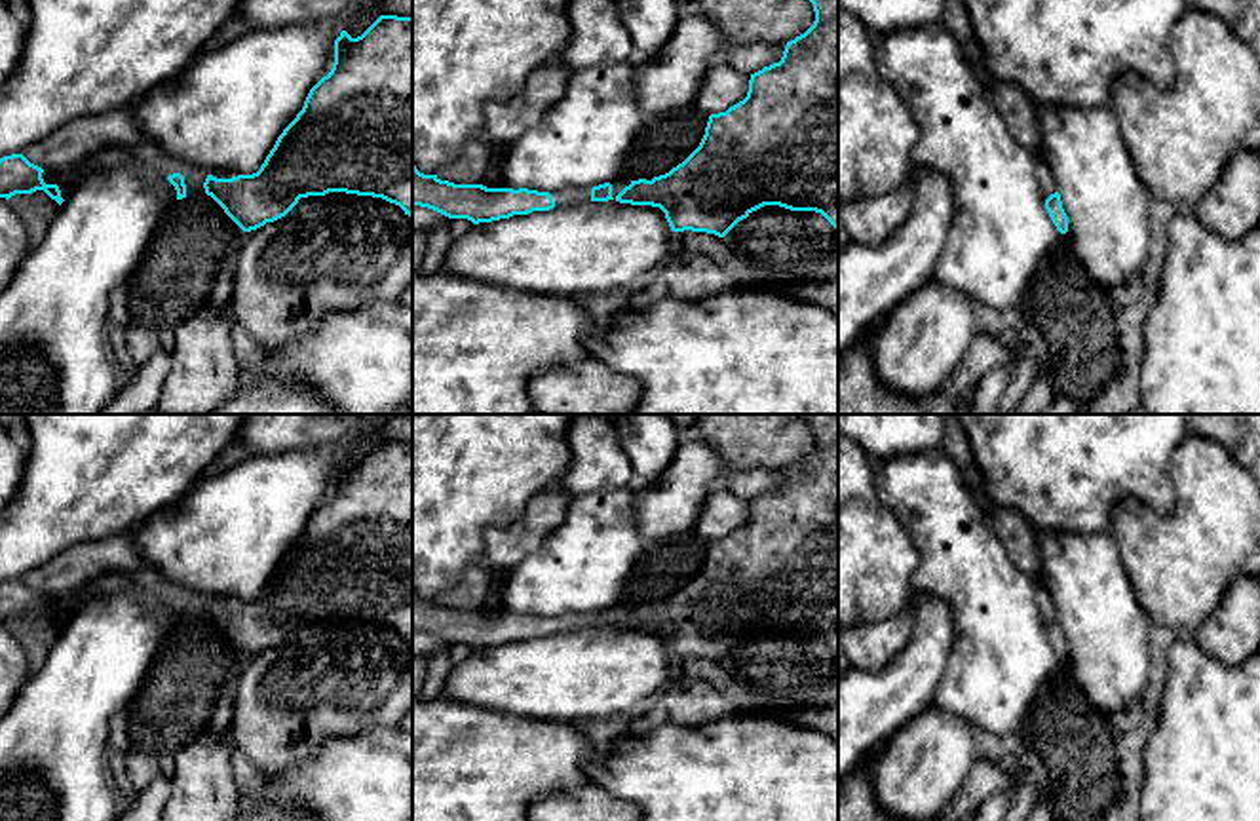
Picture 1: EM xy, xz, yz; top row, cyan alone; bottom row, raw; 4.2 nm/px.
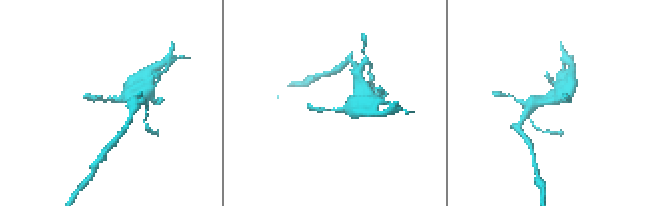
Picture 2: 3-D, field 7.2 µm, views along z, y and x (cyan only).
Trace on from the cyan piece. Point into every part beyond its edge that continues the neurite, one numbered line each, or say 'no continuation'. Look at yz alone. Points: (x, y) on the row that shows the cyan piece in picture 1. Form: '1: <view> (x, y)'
1: yz (1044, 173)

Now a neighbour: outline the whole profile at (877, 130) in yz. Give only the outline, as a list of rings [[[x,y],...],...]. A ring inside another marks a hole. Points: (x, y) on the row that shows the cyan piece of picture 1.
[[[838,6],[838,205],[912,182],[920,125],[876,65],[872,34]]]

